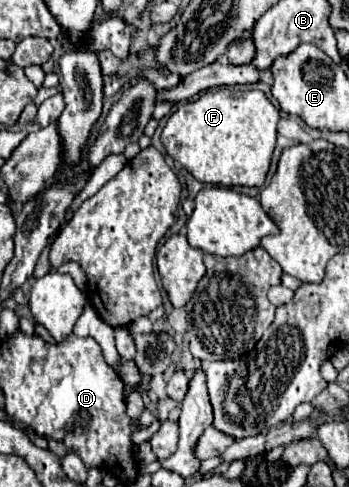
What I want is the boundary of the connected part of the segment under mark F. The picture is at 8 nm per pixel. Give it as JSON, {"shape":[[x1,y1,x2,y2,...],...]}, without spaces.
{"shape":[[258,89,252,91,208,91,198,101,180,105,172,117,166,121,162,131,162,143,168,155,190,171,198,181,218,185,218,187,262,187,270,169,272,153,276,147,276,125,280,121,278,109,266,99]]}

